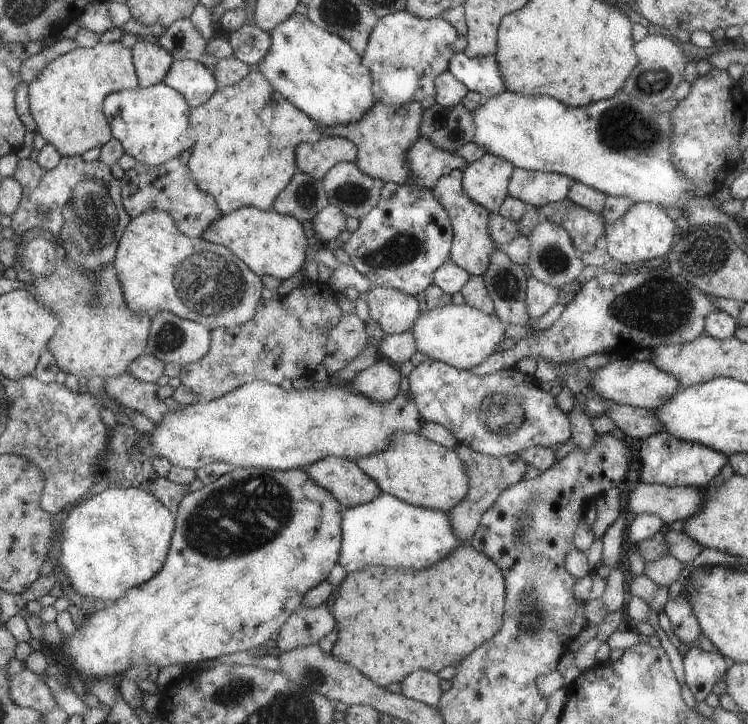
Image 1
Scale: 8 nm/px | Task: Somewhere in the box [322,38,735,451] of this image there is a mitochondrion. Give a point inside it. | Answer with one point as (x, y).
(659, 306)

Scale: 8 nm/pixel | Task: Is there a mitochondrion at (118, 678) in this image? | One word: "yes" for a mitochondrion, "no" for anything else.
no

